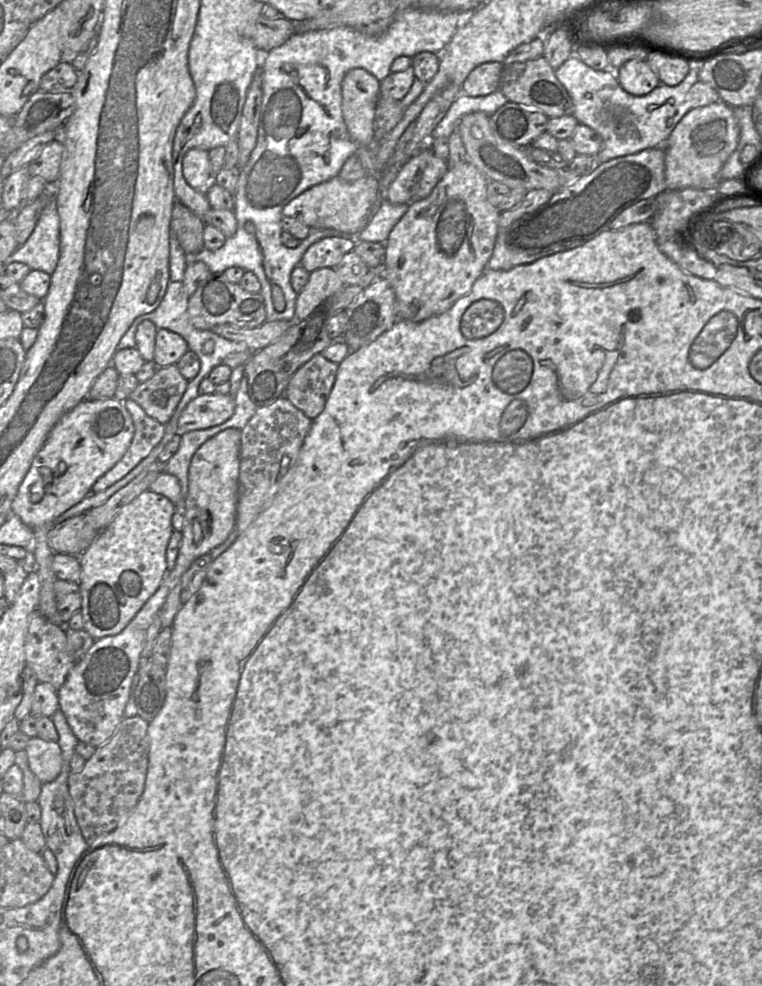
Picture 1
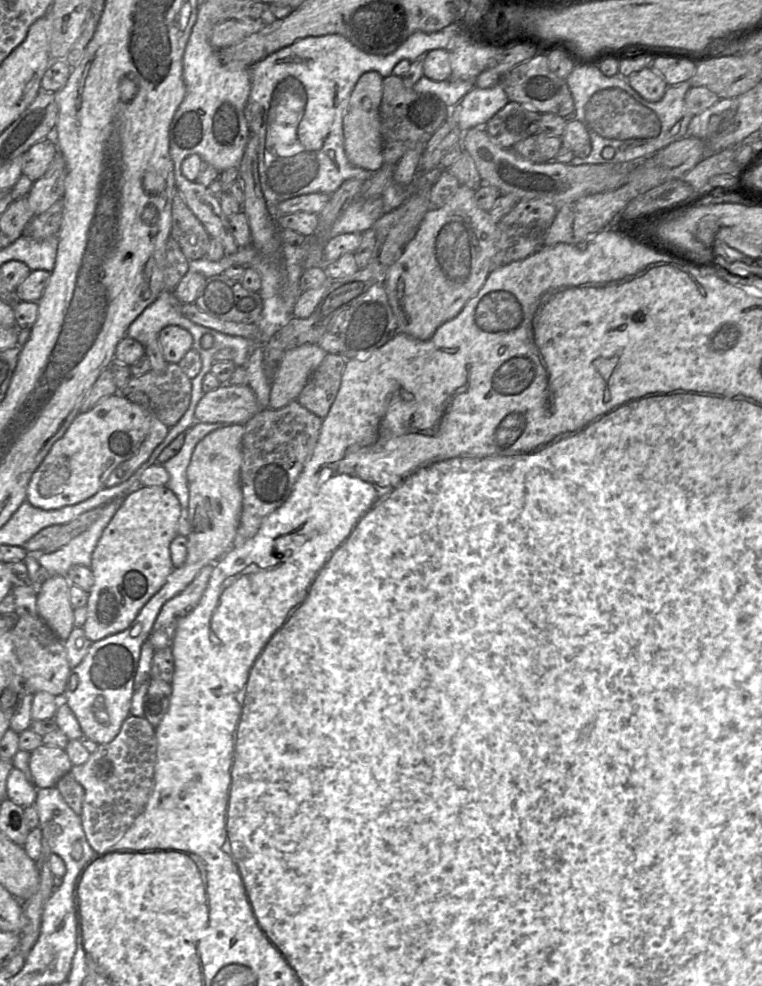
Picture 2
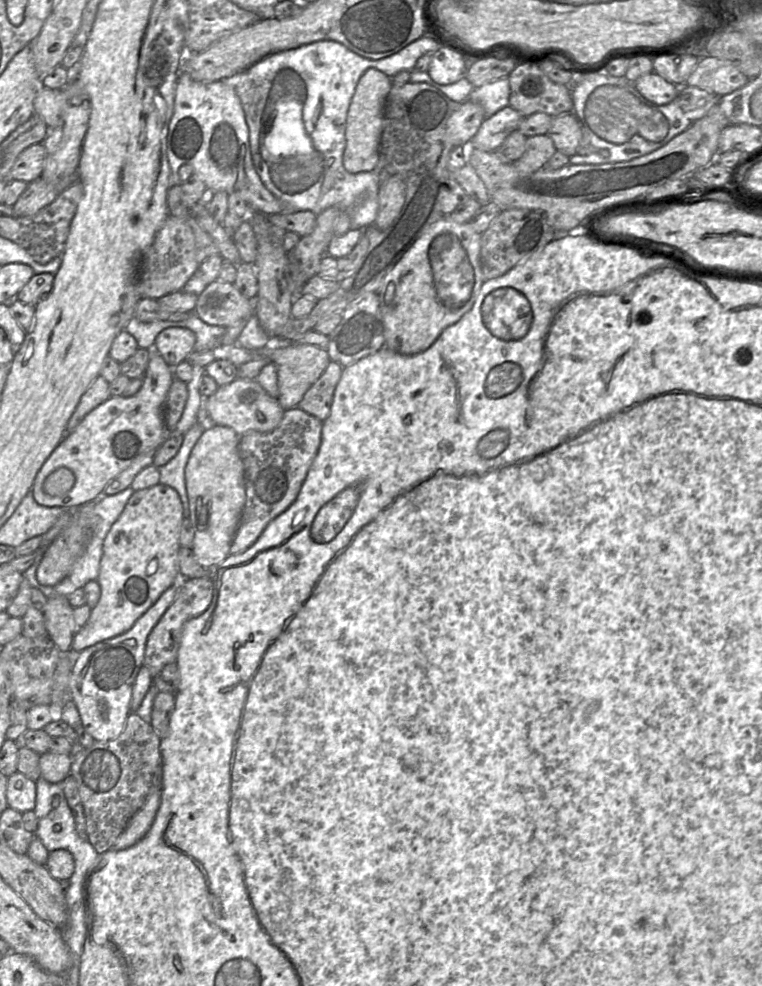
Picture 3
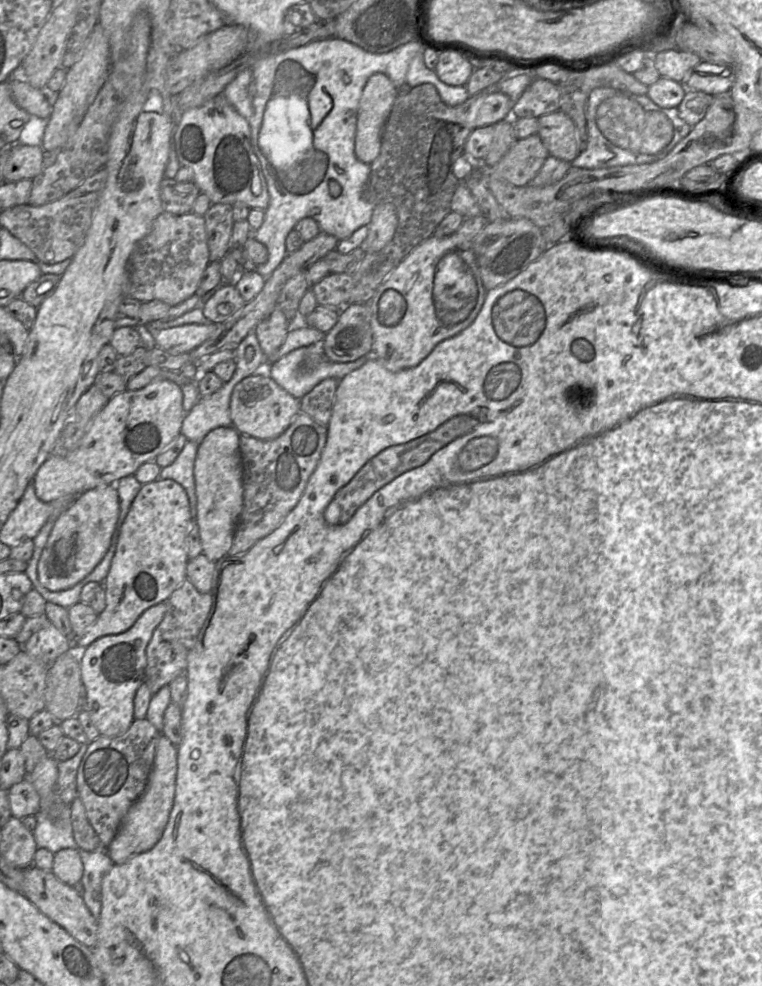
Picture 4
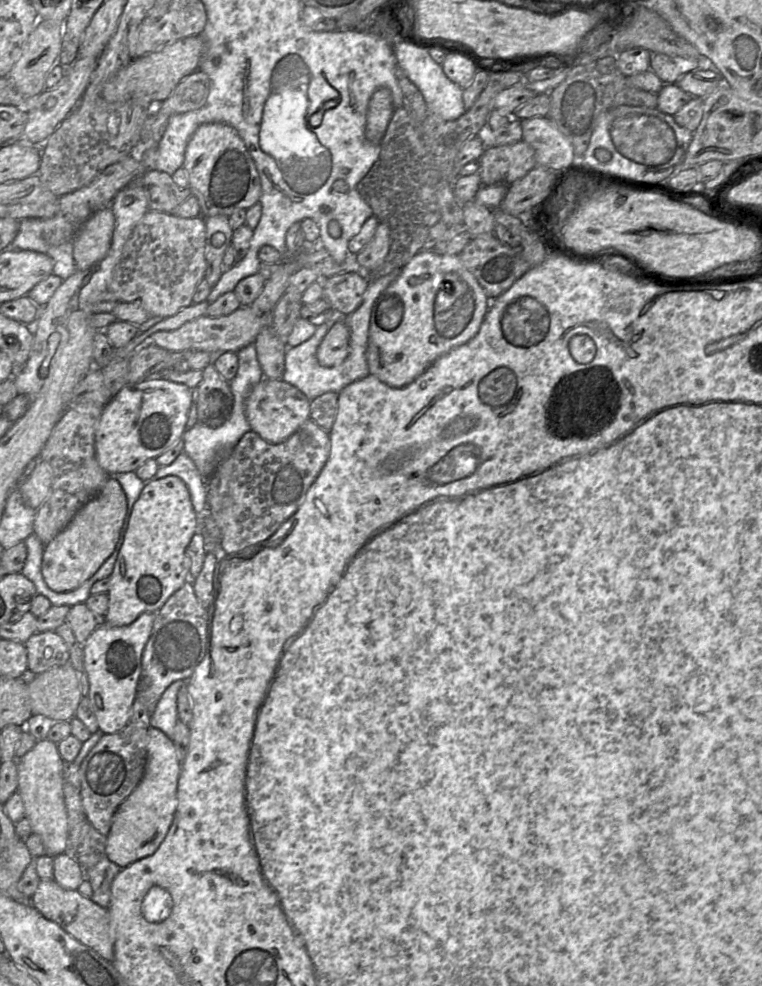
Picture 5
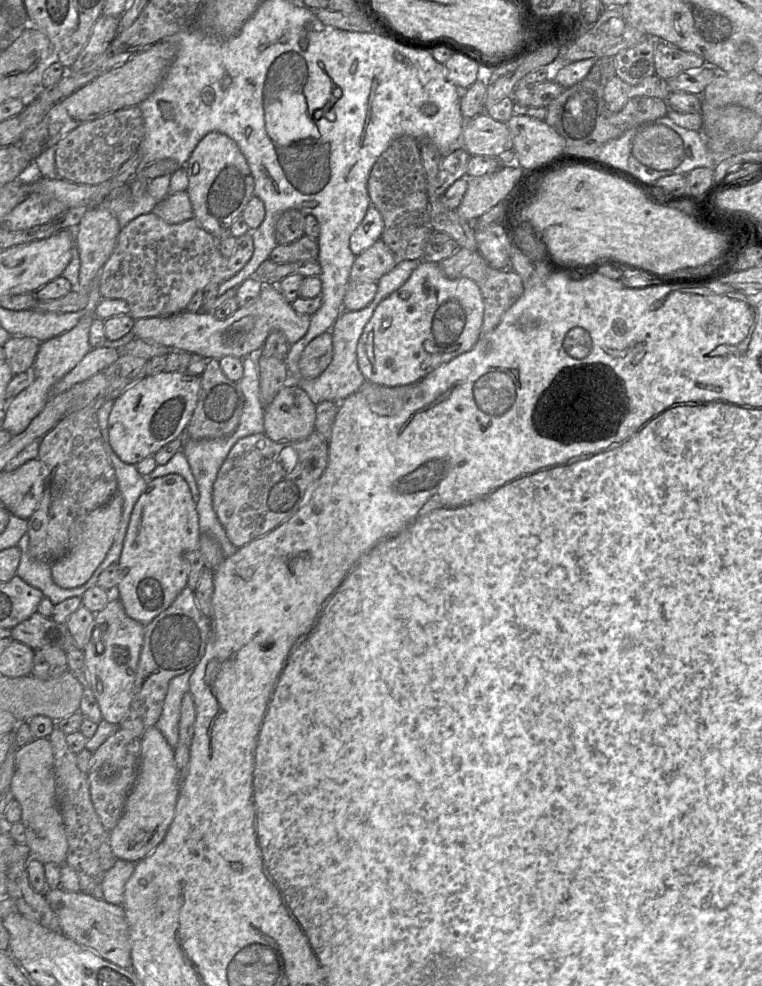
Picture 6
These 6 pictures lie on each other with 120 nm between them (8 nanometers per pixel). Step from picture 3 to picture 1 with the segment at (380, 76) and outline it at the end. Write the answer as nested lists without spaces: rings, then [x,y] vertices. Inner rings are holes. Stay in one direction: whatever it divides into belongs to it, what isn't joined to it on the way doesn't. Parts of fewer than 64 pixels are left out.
[[[362,68],[346,73],[342,81],[342,114],[351,139],[359,146],[369,145],[375,138],[375,111],[380,97],[380,81]]]

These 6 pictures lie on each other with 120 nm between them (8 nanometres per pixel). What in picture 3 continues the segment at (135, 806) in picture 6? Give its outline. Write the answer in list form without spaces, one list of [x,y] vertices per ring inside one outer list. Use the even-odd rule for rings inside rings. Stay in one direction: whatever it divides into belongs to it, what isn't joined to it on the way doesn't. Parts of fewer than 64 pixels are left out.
[[[160,774],[143,807],[130,819],[112,849],[124,850],[139,842],[150,830],[161,803]]]

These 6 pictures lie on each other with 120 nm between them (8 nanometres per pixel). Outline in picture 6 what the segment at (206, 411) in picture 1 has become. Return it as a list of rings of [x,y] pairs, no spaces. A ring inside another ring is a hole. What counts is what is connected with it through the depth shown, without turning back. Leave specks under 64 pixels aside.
[[[285,385],[264,408],[264,434],[273,441],[302,441],[315,431],[316,405],[296,385]]]

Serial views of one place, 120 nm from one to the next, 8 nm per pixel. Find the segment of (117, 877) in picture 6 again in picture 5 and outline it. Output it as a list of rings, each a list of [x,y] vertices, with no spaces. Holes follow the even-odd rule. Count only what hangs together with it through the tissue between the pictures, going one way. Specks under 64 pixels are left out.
[[[103,858],[98,864],[85,871],[85,878],[90,881],[92,887],[91,900],[108,909],[111,901],[111,885],[114,878],[121,871],[121,867],[109,860]]]

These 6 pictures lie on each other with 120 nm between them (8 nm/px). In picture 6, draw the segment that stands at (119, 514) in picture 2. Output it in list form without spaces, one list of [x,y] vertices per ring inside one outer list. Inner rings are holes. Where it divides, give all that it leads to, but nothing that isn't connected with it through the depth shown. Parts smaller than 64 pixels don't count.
[[[176,473],[148,479],[145,491],[138,498],[132,510],[130,522],[118,560],[118,597],[130,618],[149,624],[157,615],[167,609],[187,586],[190,563],[188,555],[200,546],[199,517],[191,490],[185,479]]]

